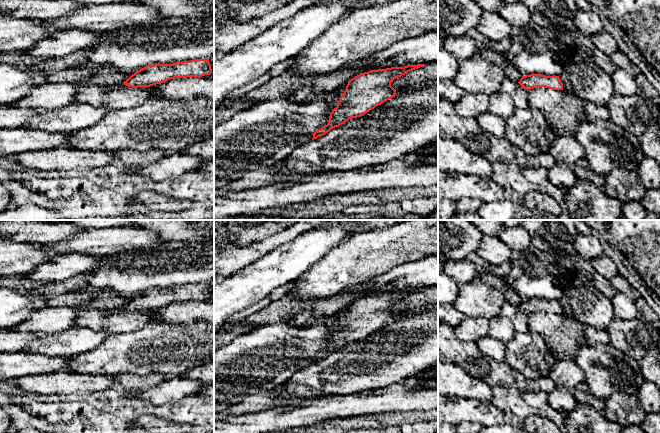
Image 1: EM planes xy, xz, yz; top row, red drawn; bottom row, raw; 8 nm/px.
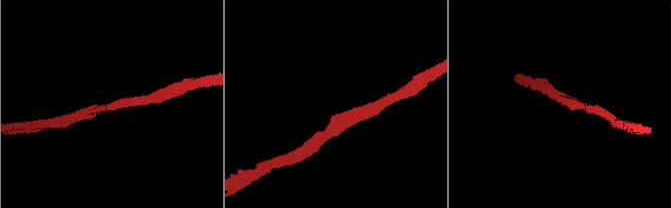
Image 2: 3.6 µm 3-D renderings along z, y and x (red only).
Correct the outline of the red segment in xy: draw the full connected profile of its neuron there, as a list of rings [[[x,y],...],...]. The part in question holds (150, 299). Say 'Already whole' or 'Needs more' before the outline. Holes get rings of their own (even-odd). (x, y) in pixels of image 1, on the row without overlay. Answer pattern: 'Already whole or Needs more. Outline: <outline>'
Already whole. Outline: [[[209,283],[153,288],[136,295],[123,308],[132,312],[150,311],[174,302],[202,301],[211,296]]]

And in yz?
Already whole. Outline: [[[530,298],[522,300],[518,306],[527,315],[536,311],[545,311],[553,314],[563,314],[563,307],[559,300],[545,300],[542,298]]]

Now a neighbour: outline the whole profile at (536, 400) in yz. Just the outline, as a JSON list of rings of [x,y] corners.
[[[523,392],[521,393],[523,400],[526,404],[534,409],[541,409],[543,406],[548,404],[546,392]]]

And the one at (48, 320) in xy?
[[[45,306],[31,312],[27,319],[14,327],[14,330],[41,335],[63,332],[73,327],[81,311],[70,307]]]

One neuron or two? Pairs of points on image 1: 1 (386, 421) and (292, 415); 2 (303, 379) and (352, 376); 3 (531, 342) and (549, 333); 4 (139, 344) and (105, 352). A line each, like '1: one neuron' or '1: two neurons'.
1: two neurons
2: one neuron
3: two neurons
4: one neuron

